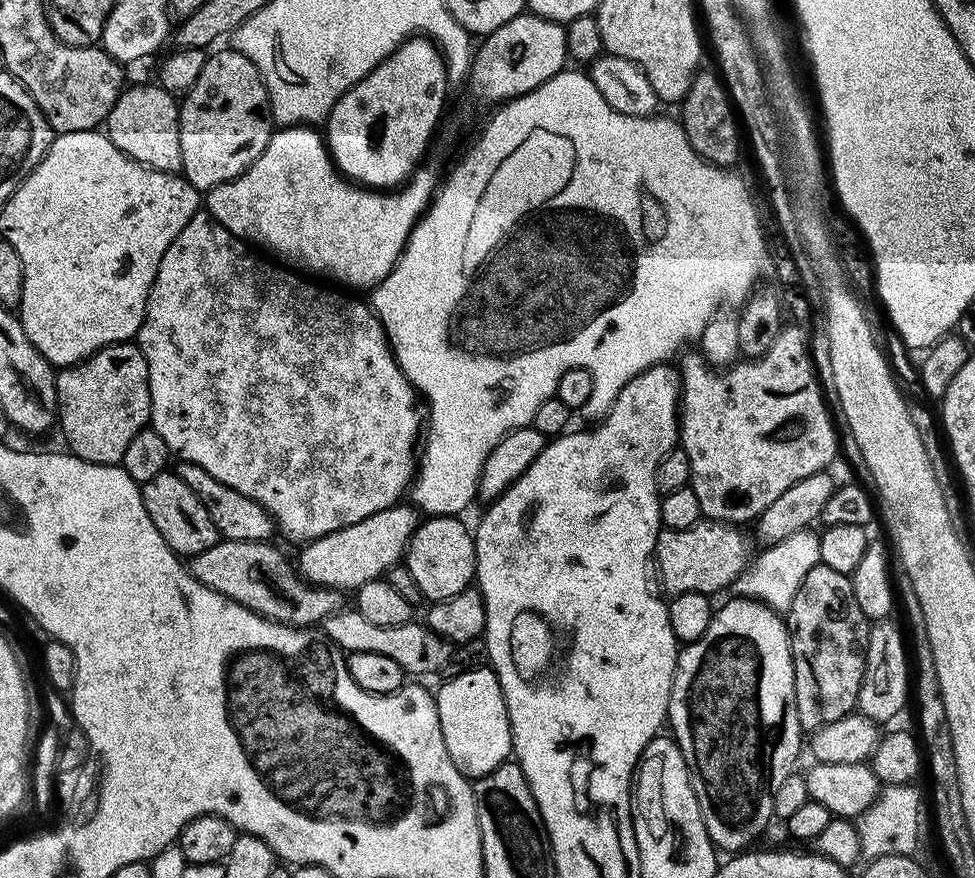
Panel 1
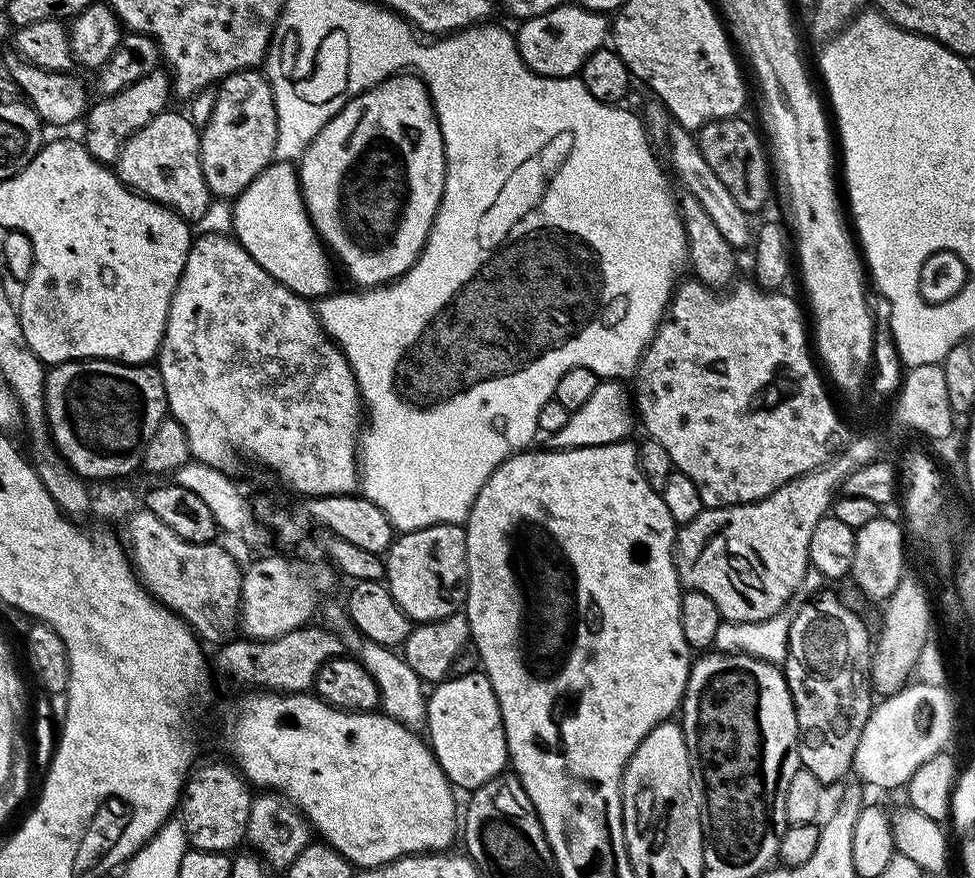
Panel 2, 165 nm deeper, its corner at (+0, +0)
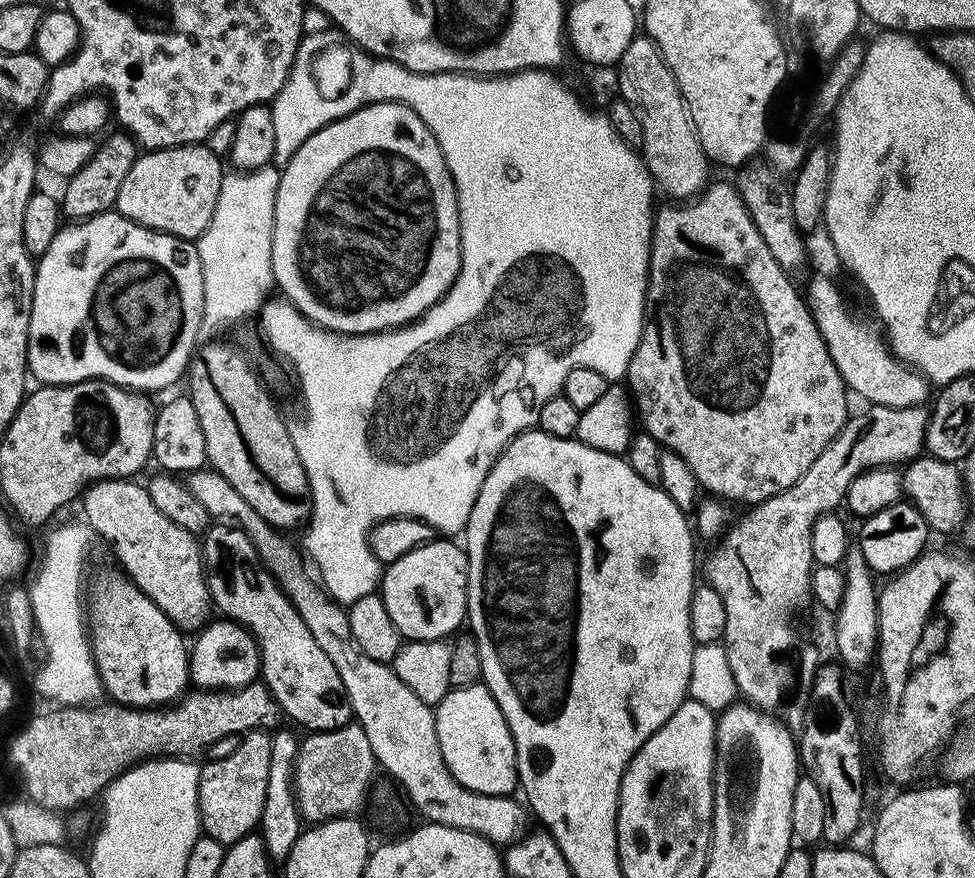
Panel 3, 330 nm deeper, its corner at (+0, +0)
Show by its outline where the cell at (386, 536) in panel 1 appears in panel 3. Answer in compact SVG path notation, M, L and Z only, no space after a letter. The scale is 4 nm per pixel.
M216 618L205 623L195 633L196 641L191 641L188 653L188 675L191 683L200 690L235 690L247 684L257 683L260 676L260 651L250 633L241 624L233 624L227 618Z

